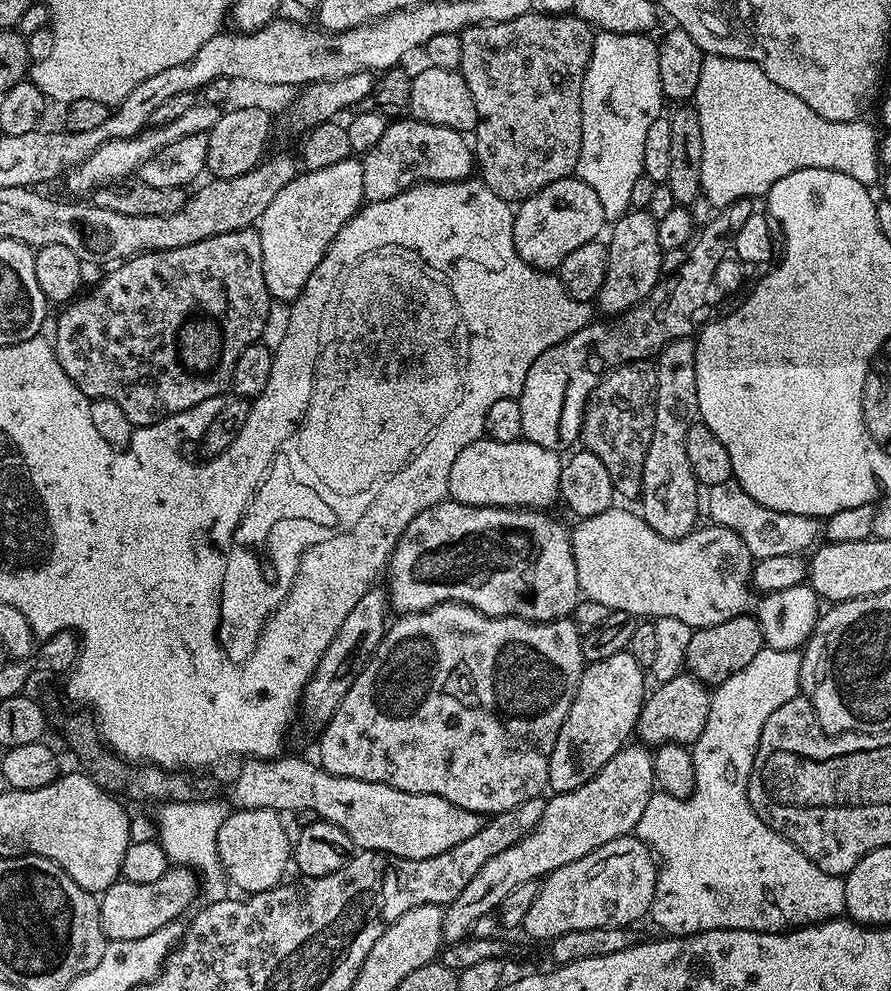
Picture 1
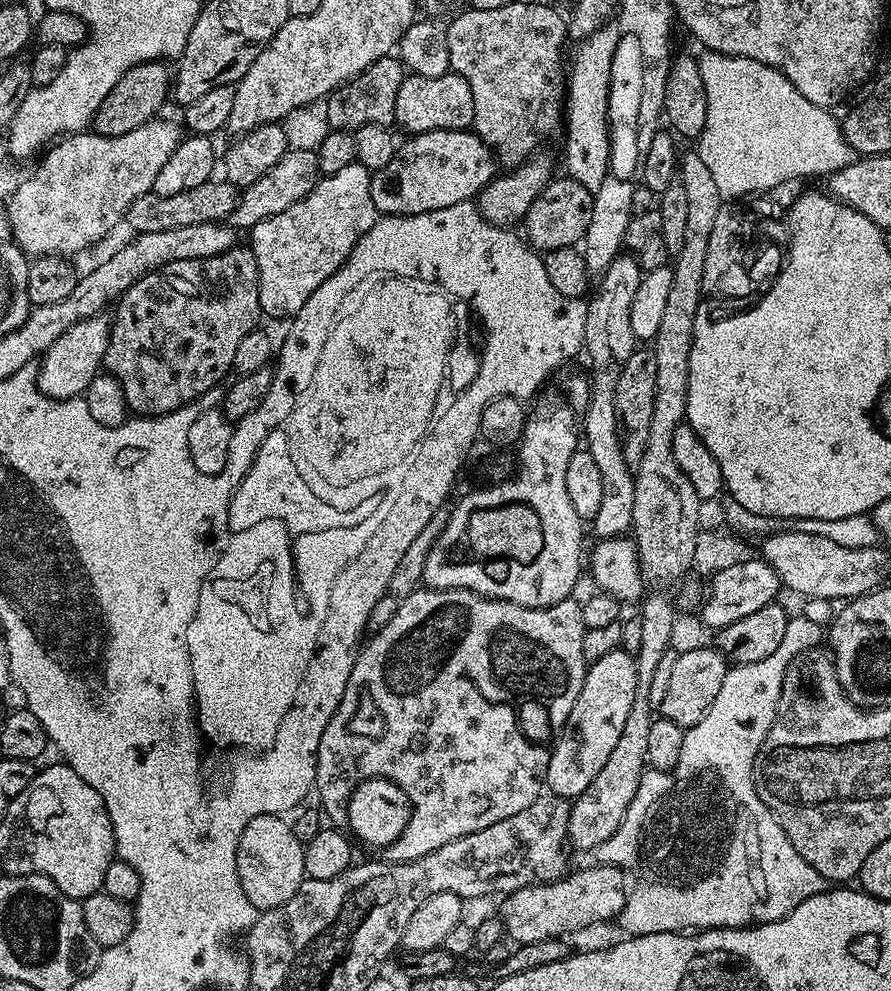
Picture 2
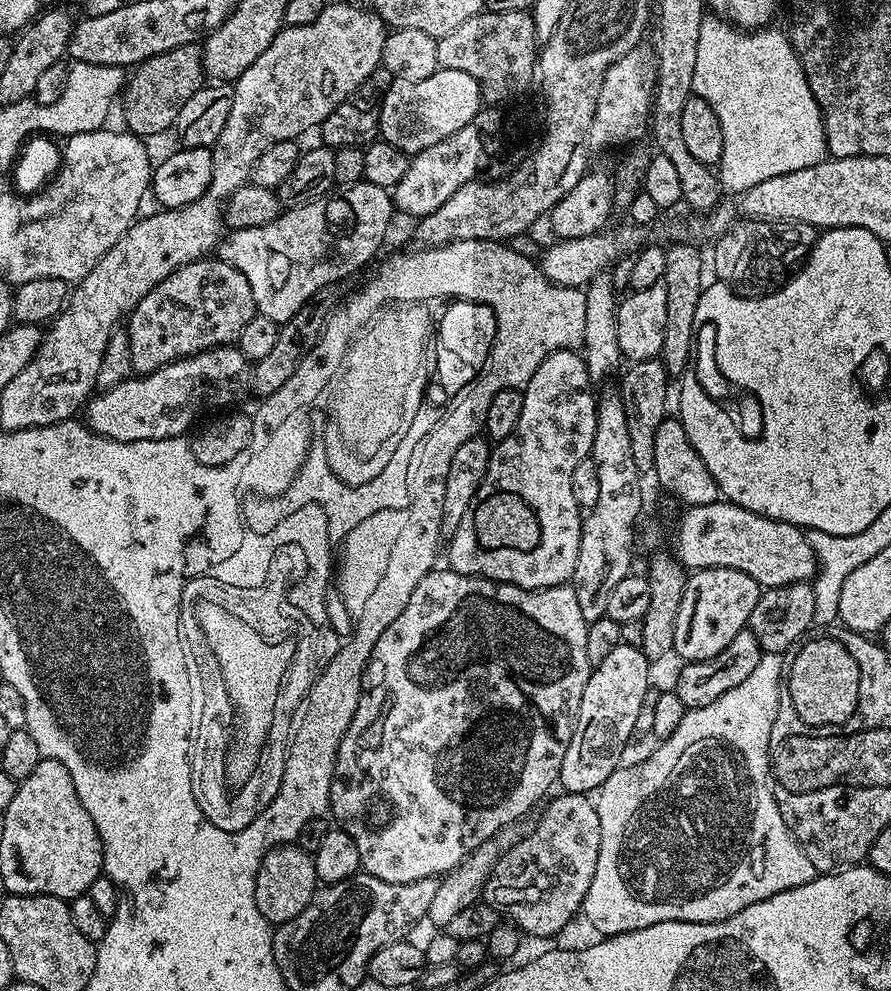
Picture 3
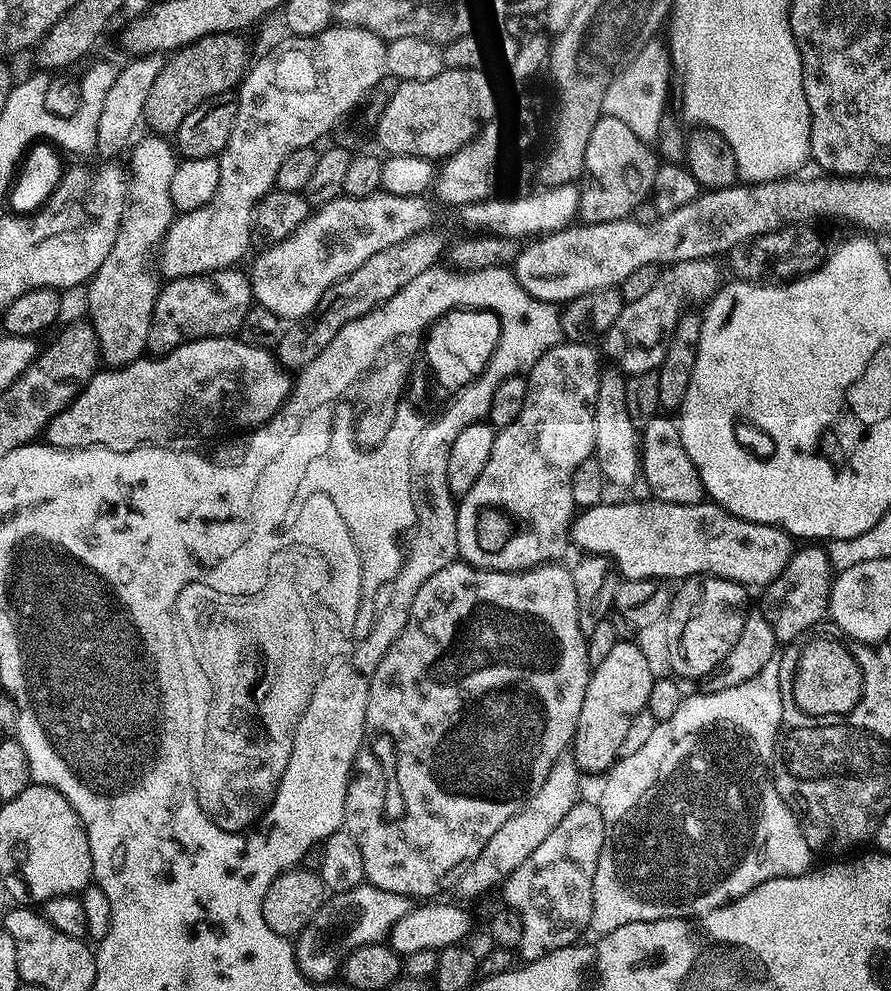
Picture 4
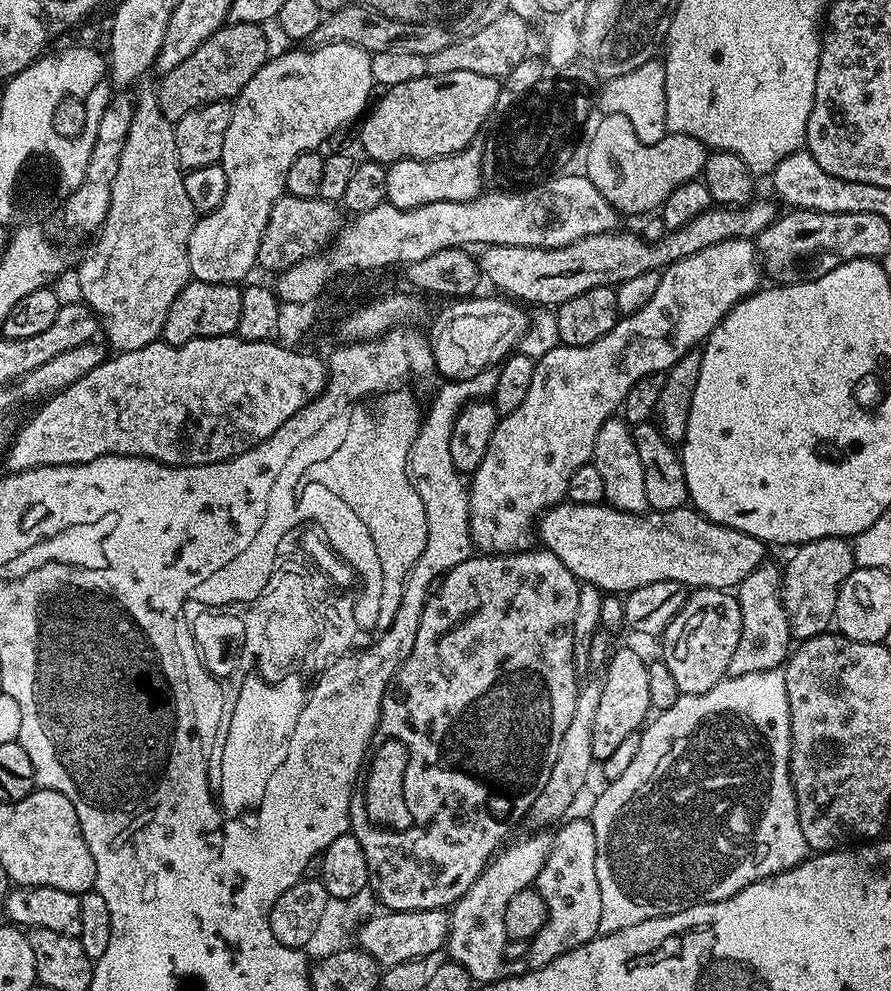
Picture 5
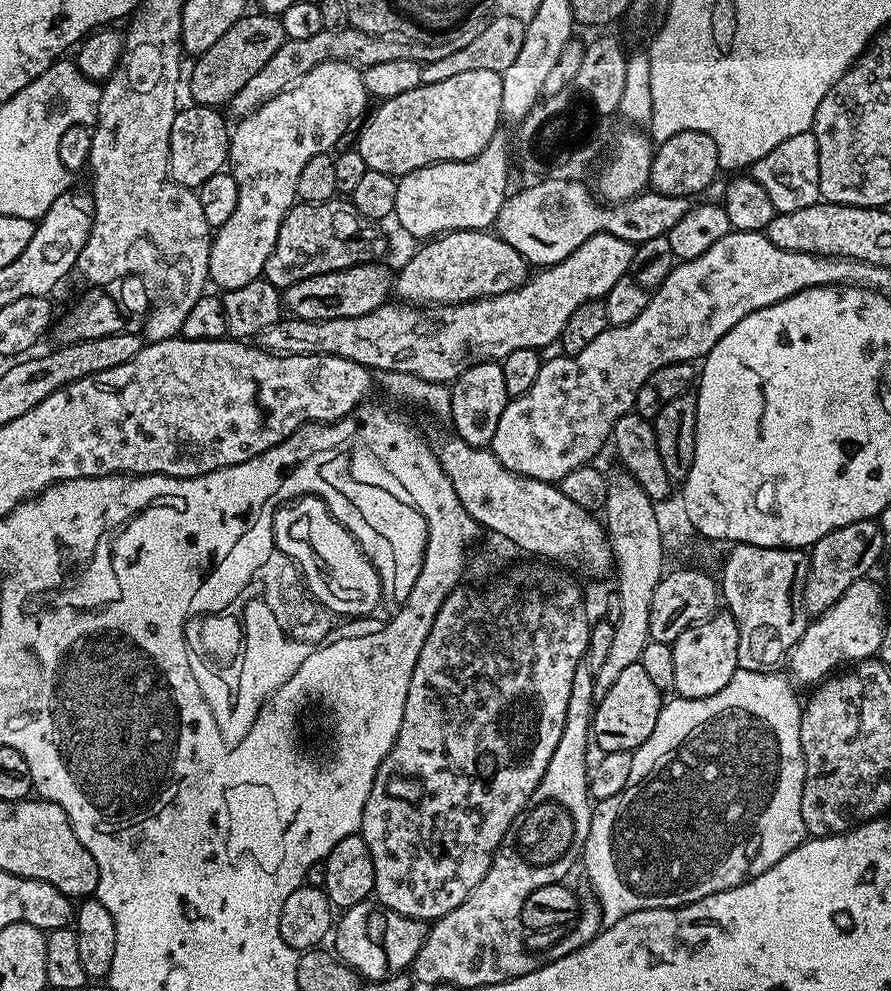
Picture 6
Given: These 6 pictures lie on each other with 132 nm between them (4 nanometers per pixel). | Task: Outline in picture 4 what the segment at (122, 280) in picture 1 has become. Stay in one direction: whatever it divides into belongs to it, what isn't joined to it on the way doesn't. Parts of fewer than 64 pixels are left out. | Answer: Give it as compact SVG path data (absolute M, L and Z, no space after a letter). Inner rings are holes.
M233 266L217 272L207 272L205 276L177 276L169 279L161 287L156 299L148 335L148 348L156 354L167 354L174 351L179 344L188 344L192 340L205 340L207 336L231 337L239 333L242 318L246 318L246 310L250 310L254 303L249 273L239 272L240 270L239 267Z

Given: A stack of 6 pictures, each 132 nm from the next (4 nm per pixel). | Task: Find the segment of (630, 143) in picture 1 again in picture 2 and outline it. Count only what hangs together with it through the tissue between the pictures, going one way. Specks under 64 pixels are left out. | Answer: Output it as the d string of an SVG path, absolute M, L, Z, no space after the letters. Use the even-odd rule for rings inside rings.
M609 22L596 29L590 36L579 41L580 49L576 52L576 61L571 61L570 75L566 80L566 132L568 137L564 140L564 164L568 167L567 175L577 180L586 190L595 193L598 186L602 186L602 178L610 174L608 168L608 87L612 84L614 73L611 62L615 50L618 49L620 29L615 23Z

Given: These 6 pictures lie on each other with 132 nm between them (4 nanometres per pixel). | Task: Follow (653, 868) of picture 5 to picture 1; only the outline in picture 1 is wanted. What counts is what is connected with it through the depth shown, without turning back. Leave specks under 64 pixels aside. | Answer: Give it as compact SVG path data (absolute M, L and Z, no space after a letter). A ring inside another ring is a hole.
M765 646L738 670L738 674L730 674L726 682L715 685L706 730L702 730L690 748L696 789L687 800L654 798L646 802L642 818L638 818L635 835L651 848L658 861L650 920L669 937L727 928L783 934L810 924L821 924L824 920L835 920L844 912L846 886L843 879L818 870L802 850L766 826L748 800L748 779L762 726L766 726L766 718L770 718L778 706L786 706L786 702L800 692L800 657L801 653L796 650L774 650Z

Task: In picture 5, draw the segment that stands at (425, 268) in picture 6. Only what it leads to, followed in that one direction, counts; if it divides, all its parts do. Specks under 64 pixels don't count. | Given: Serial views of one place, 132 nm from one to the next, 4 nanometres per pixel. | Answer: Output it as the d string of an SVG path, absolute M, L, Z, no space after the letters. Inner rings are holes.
M753 199L752 203L743 206L713 206L707 209L698 219L686 227L665 231L664 237L651 244L635 231L603 232L582 238L578 242L570 242L570 246L561 248L527 248L526 246L506 246L494 244L483 249L484 257L480 256L478 263L485 281L492 283L505 297L536 306L559 306L566 301L586 291L596 292L599 288L615 286L626 282L626 278L634 278L638 274L646 274L653 270L663 270L669 264L678 262L684 256L698 254L698 250L706 250L706 246L714 246L723 240L747 240L766 232L772 223L778 219L776 208L768 200Z

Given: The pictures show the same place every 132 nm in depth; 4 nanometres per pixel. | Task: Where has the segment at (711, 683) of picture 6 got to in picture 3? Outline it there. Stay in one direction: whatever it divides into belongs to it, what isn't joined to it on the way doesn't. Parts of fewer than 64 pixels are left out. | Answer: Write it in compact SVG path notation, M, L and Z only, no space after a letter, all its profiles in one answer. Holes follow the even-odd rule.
M702 568L693 571L684 581L682 606L678 606L678 622L674 622L674 646L672 652L681 656L681 661L709 660L738 634L748 627L748 619L758 606L762 589L750 574L729 568Z

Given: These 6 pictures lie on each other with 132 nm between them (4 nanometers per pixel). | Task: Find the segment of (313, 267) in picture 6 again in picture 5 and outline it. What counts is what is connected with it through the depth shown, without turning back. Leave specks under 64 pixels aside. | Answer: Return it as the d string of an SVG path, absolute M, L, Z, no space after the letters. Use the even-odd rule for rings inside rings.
M287 194L280 196L270 210L270 218L258 246L257 265L268 272L282 274L298 262L320 255L335 241L336 233L342 227L339 211L341 209L330 200L298 198Z

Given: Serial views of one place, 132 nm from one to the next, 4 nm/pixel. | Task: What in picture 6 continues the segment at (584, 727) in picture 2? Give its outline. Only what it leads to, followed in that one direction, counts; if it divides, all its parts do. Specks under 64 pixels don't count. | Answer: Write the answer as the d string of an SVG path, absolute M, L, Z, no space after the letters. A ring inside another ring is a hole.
M638 663L626 666L622 675L614 681L614 686L599 697L592 718L592 740L601 748L601 753L614 751L635 752L650 734L654 734L654 722L658 722L658 714L662 707L662 689L650 682L646 670Z

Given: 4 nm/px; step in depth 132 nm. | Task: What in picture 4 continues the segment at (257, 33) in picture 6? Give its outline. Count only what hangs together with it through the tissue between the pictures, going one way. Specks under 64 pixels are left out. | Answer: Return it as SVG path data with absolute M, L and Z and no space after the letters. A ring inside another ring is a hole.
M219 32L198 38L185 48L178 48L165 59L158 78L154 78L154 86L150 86L150 94L146 94L143 123L149 124L151 131L156 134L175 133L178 126L182 126L182 118L190 114L202 102L214 98L223 92L232 92L243 80L245 72L250 67L248 60L248 44L243 35L234 32Z

